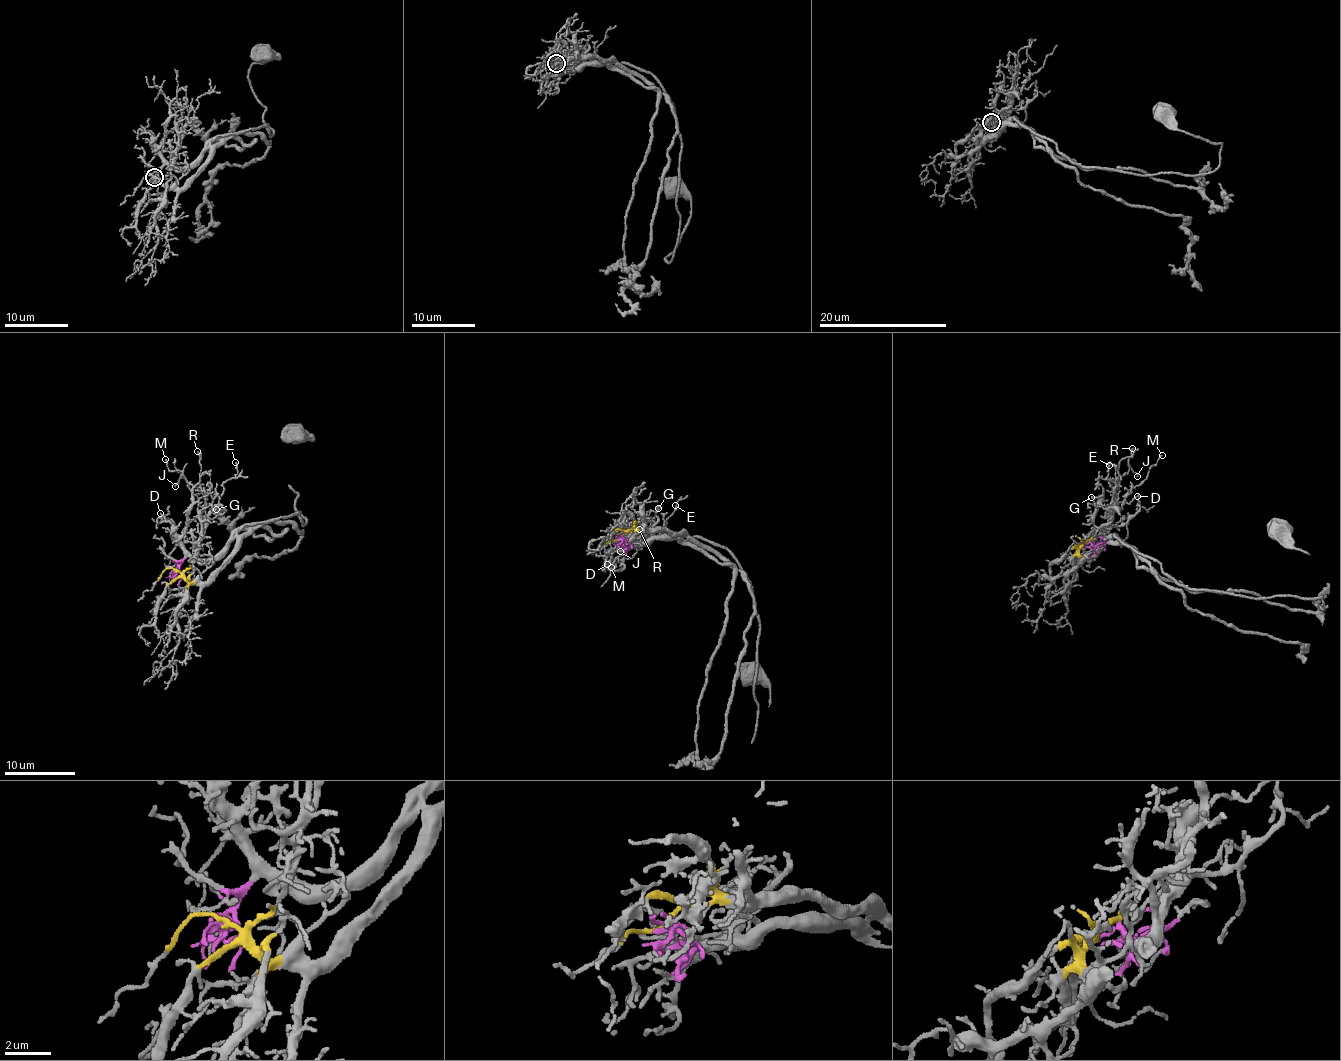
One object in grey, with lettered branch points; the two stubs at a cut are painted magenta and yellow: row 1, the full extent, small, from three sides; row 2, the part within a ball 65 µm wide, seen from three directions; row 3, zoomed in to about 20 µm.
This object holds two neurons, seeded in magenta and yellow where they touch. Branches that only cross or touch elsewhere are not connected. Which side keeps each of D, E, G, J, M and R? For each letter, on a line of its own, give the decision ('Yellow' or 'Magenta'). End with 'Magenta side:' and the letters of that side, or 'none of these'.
D: Magenta
E: Magenta
G: Magenta
J: Magenta
M: Magenta
R: Magenta
Magenta side: D, E, G, J, M, R

